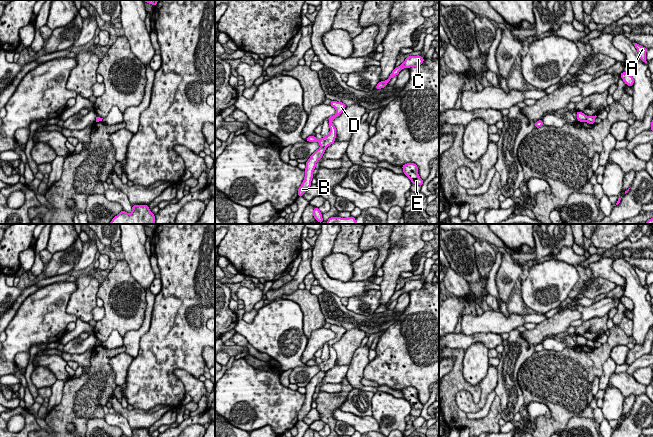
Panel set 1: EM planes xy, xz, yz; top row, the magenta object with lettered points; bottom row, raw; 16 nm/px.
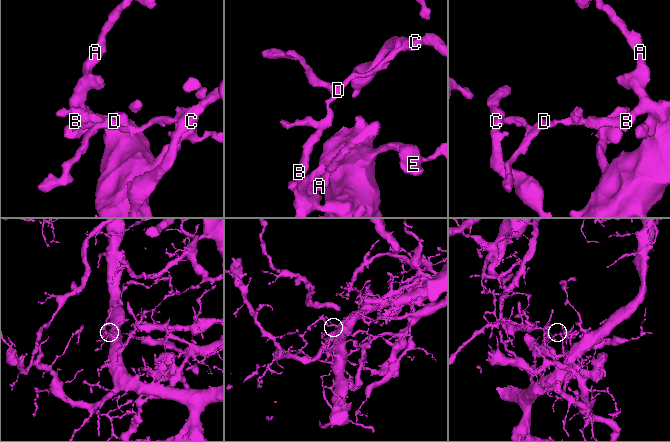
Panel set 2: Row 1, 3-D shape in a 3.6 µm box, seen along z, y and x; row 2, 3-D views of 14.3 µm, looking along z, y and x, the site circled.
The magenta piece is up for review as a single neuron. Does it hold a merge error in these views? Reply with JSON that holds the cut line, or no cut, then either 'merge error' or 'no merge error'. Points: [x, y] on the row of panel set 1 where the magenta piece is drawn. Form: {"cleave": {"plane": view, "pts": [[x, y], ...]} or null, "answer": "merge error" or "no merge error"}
{"cleave": {"plane": "yz", "pts": [[585, 116], [586, 120]]}, "answer": "merge error"}

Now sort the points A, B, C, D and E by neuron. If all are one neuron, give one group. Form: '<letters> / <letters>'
A B E / C D

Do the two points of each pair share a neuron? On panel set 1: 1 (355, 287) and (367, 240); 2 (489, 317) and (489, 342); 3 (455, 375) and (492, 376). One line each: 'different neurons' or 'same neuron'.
1: different neurons
2: different neurons
3: different neurons

